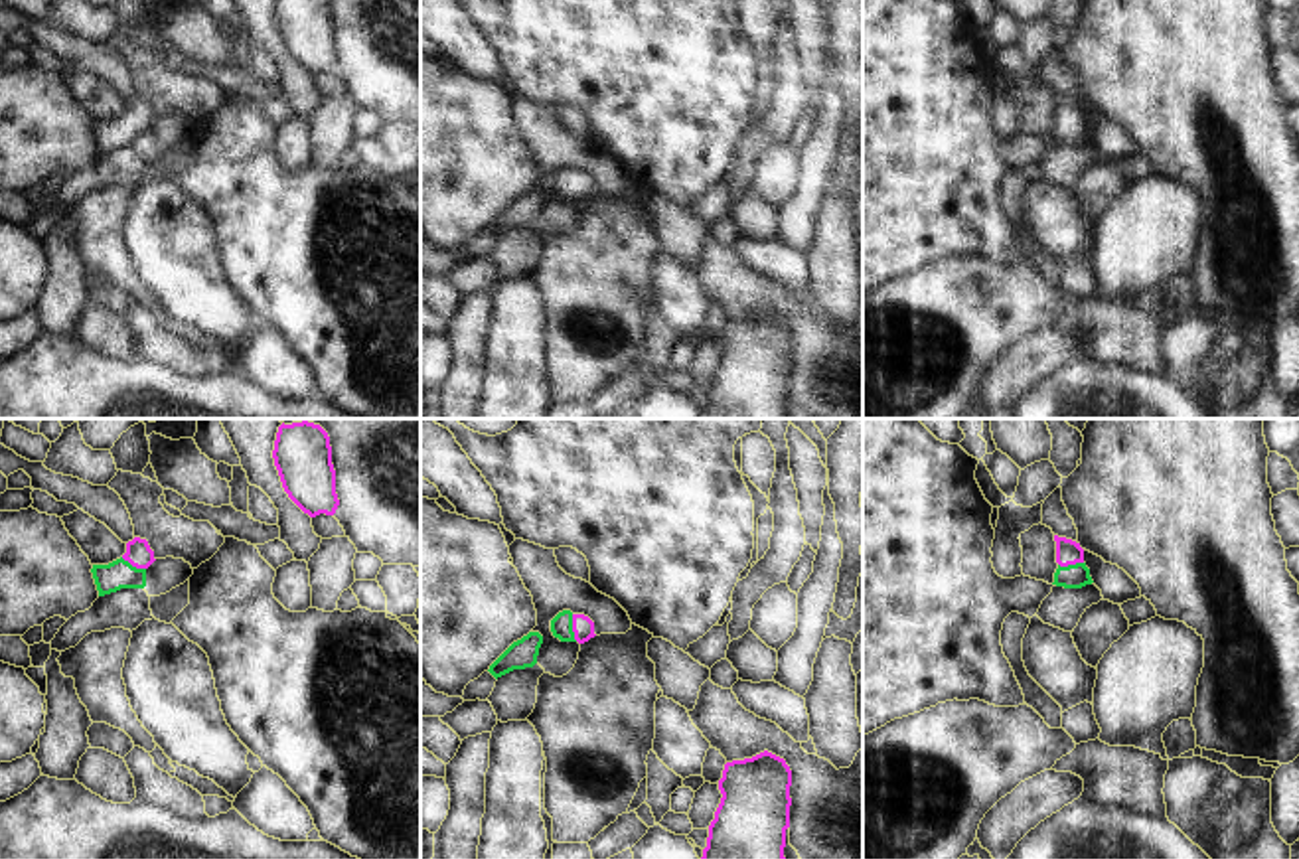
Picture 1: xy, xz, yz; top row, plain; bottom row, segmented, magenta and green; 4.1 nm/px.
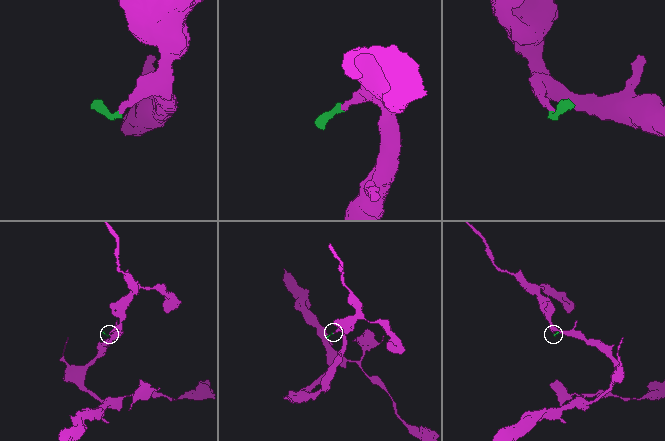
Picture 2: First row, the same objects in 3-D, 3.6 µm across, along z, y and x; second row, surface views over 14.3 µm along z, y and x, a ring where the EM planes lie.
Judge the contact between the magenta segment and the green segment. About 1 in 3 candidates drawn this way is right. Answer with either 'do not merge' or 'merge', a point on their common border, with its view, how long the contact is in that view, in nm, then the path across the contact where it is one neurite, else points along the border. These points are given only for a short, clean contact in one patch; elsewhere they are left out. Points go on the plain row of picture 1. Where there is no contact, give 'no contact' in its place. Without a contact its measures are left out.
merge | xz (573, 186) | 110 nm | across xz (583, 184), (573, 186), (561, 184)

